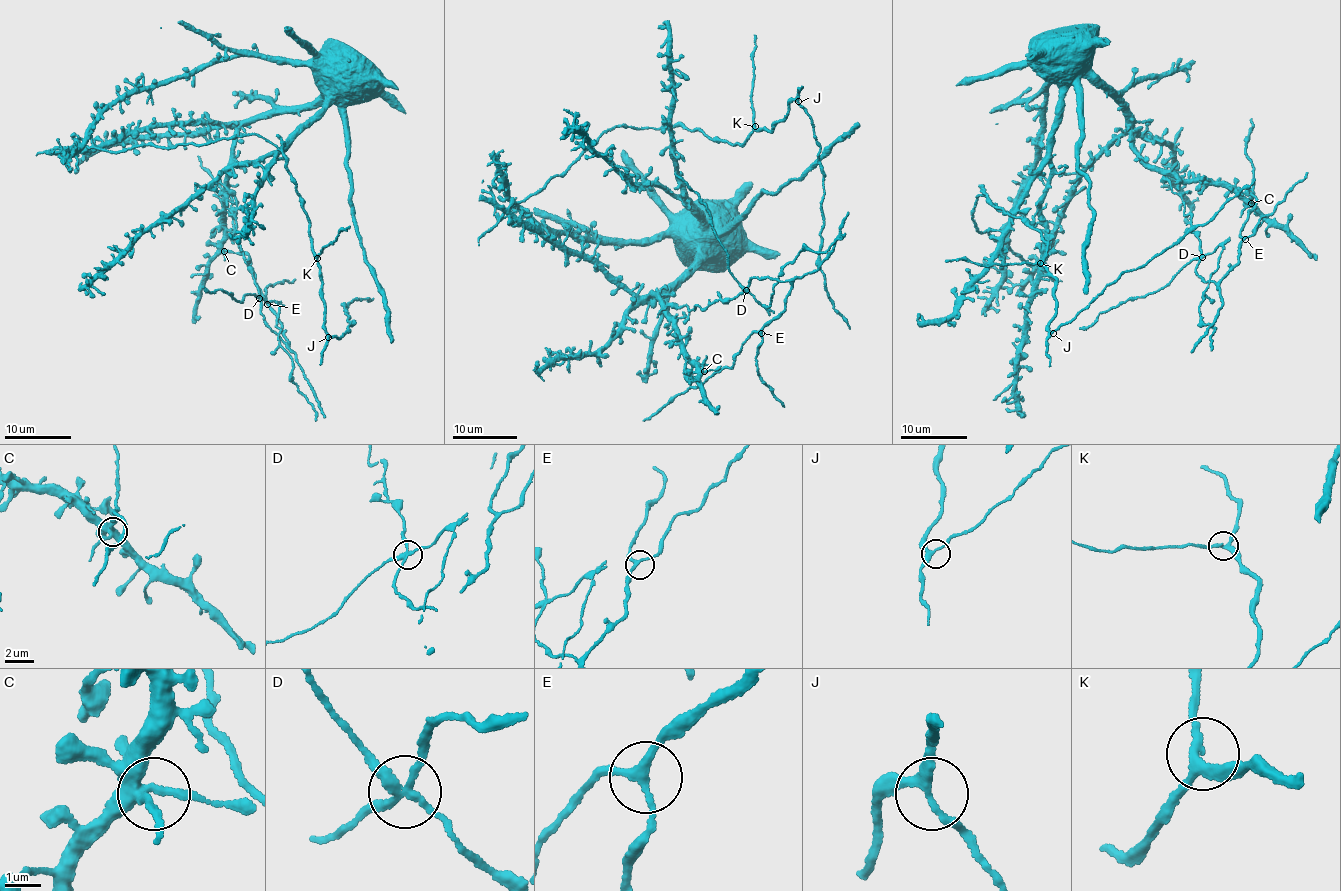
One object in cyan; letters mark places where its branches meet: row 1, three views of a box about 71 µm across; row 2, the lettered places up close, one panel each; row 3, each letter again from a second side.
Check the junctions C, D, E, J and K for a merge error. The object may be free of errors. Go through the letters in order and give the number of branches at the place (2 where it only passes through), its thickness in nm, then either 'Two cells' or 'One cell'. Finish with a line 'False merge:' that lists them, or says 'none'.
C: Branches: 4. Thickness 280 nm. One cell
D: Branches: 4. Thickness 240 nm. Two cells
E: Branches: 3. Thickness 200 nm. One cell
J: Branches: 3. Thickness 240 nm. One cell
K: Branches: 3. Thickness 190 nm. One cell
False merge: D

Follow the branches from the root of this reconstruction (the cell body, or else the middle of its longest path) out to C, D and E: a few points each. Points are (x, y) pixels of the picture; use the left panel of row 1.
C: (331, 49), (319, 75), (321, 94), (311, 103), (260, 114), (237, 134), (219, 215), (224, 251)
D: (331, 49), (311, 103), (260, 114), (237, 134), (224, 187), (235, 197), (232, 235), (259, 298)
E: (331, 49), (321, 94), (249, 122), (226, 172), (220, 244), (249, 258), (267, 304)

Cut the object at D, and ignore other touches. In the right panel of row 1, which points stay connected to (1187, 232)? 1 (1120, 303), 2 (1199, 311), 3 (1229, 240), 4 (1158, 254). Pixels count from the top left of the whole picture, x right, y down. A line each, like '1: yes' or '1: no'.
1: no
2: no
3: no
4: yes

